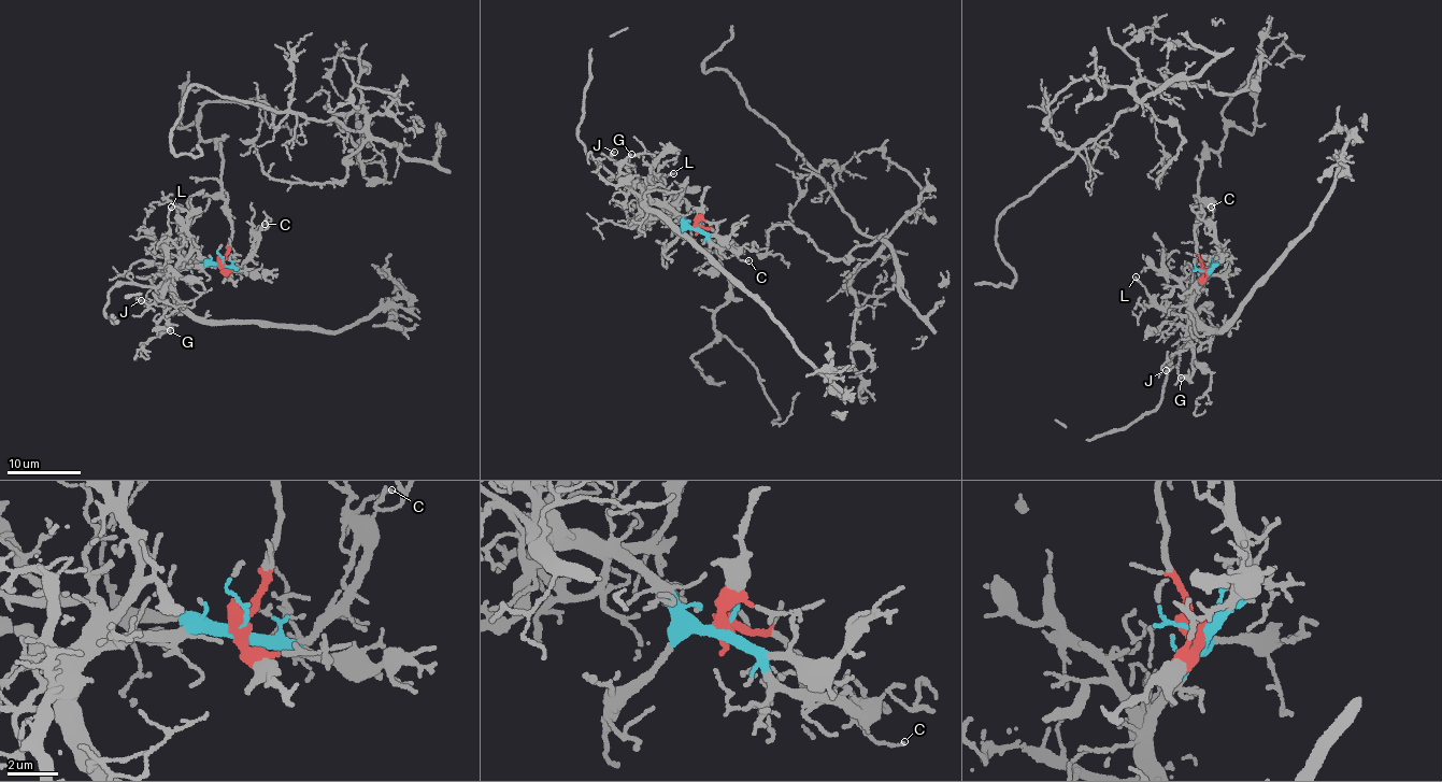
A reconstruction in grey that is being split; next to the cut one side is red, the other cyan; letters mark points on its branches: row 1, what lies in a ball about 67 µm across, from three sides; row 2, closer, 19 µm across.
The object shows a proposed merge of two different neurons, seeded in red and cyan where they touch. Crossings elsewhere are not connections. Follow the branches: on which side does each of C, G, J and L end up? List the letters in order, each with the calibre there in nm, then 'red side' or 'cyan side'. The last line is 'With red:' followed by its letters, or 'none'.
C: 100 nm thick; cyan side
G: 140 nm thick; cyan side
J: 120 nm thick; cyan side
L: 90 nm thick; cyan side
With red: none

